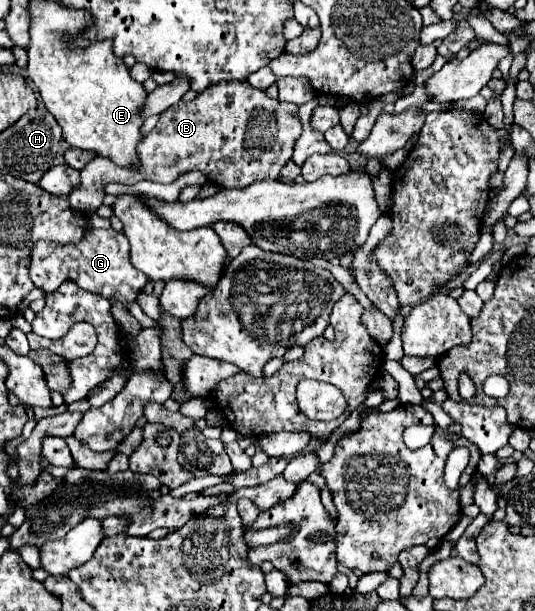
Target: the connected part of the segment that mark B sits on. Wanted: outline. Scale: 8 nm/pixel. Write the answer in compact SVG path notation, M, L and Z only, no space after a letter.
M246 80L244 82L220 82L220 86L210 86L208 90L200 92L192 102L180 100L176 102L176 106L170 106L166 112L160 114L160 120L154 126L154 130L138 146L142 170L118 168L116 164L108 162L108 158L96 156L80 170L80 186L72 190L68 200L72 208L84 214L92 214L102 206L102 200L106 196L104 186L110 182L136 184L140 180L152 180L160 184L170 184L188 170L204 172L212 184L218 184L222 188L240 188L240 186L248 186L248 184L262 182L262 180L278 180L282 168L292 158L292 150L294 150L296 138L300 138L300 130L302 130L302 122L298 118L296 104L270 98L264 90L252 88Z

